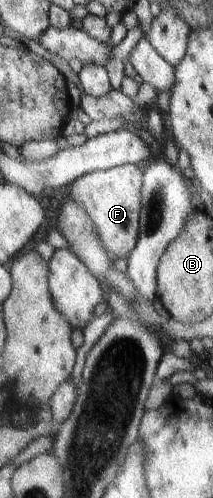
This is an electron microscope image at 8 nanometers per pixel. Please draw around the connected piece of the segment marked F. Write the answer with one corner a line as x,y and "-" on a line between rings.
126,164
106,171
85,173
83,177
75,179
69,185
69,196
91,217
107,249
107,255
113,261
127,260
137,248
140,239
141,209
143,209
144,177
144,171
137,165

